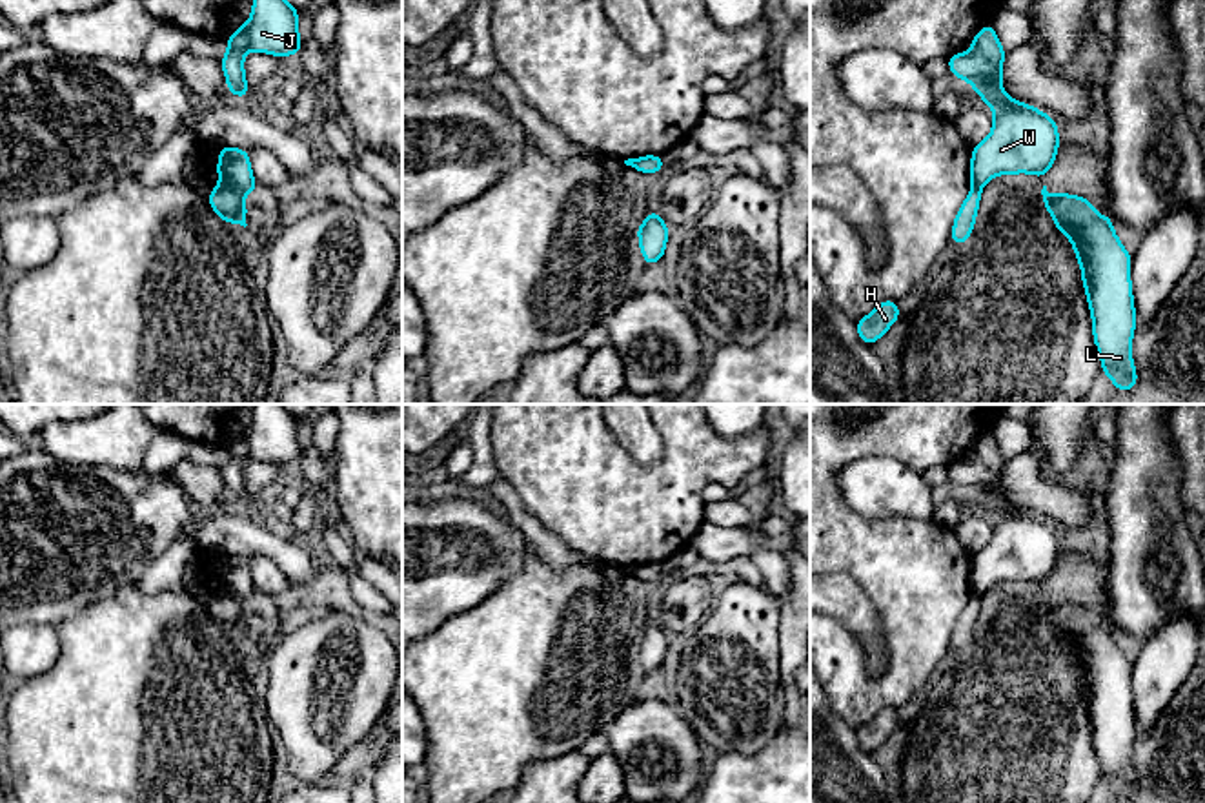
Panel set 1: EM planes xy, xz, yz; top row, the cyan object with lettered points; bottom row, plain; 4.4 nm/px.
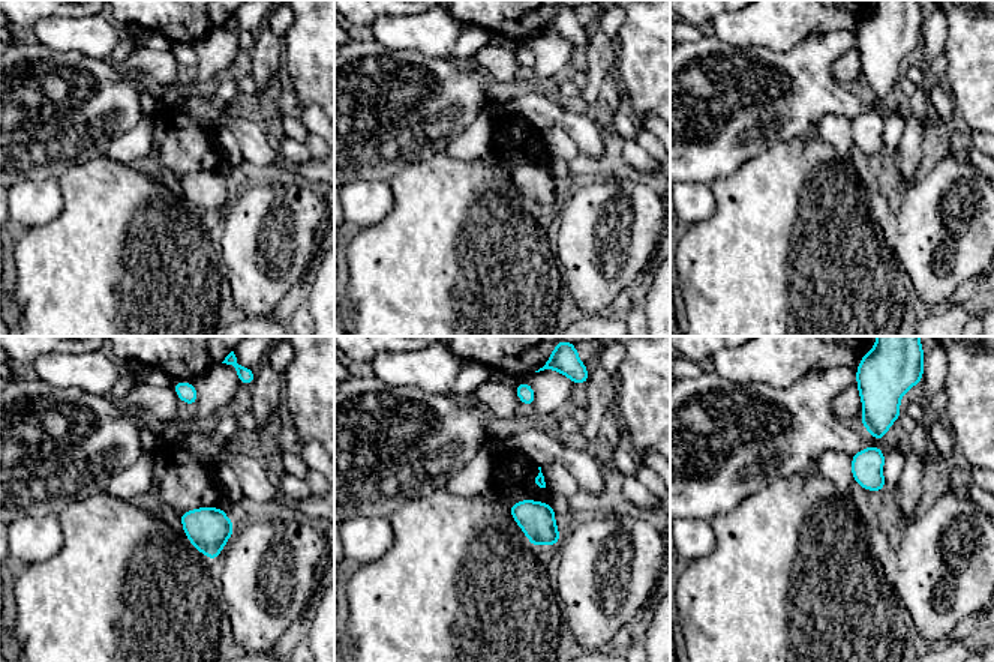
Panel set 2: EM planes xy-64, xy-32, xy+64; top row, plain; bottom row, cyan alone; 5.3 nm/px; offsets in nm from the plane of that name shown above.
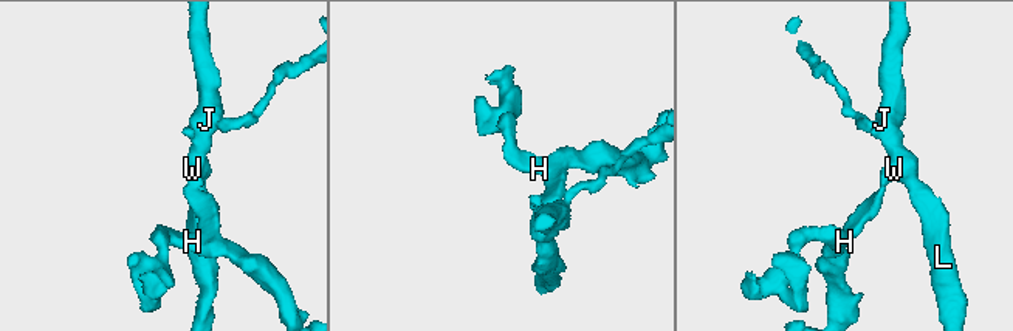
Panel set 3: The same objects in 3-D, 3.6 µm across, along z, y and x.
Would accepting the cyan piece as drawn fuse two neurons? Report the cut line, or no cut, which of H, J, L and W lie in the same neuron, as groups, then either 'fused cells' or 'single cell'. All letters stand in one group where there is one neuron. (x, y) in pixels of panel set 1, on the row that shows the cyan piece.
cut xy (221, 182), (241, 195); groups H / J L W; fused cells

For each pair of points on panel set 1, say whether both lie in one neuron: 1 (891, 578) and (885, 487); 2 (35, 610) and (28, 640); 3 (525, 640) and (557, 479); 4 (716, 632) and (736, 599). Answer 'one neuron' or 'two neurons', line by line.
1: two neurons
2: two neurons
3: two neurons
4: one neuron

